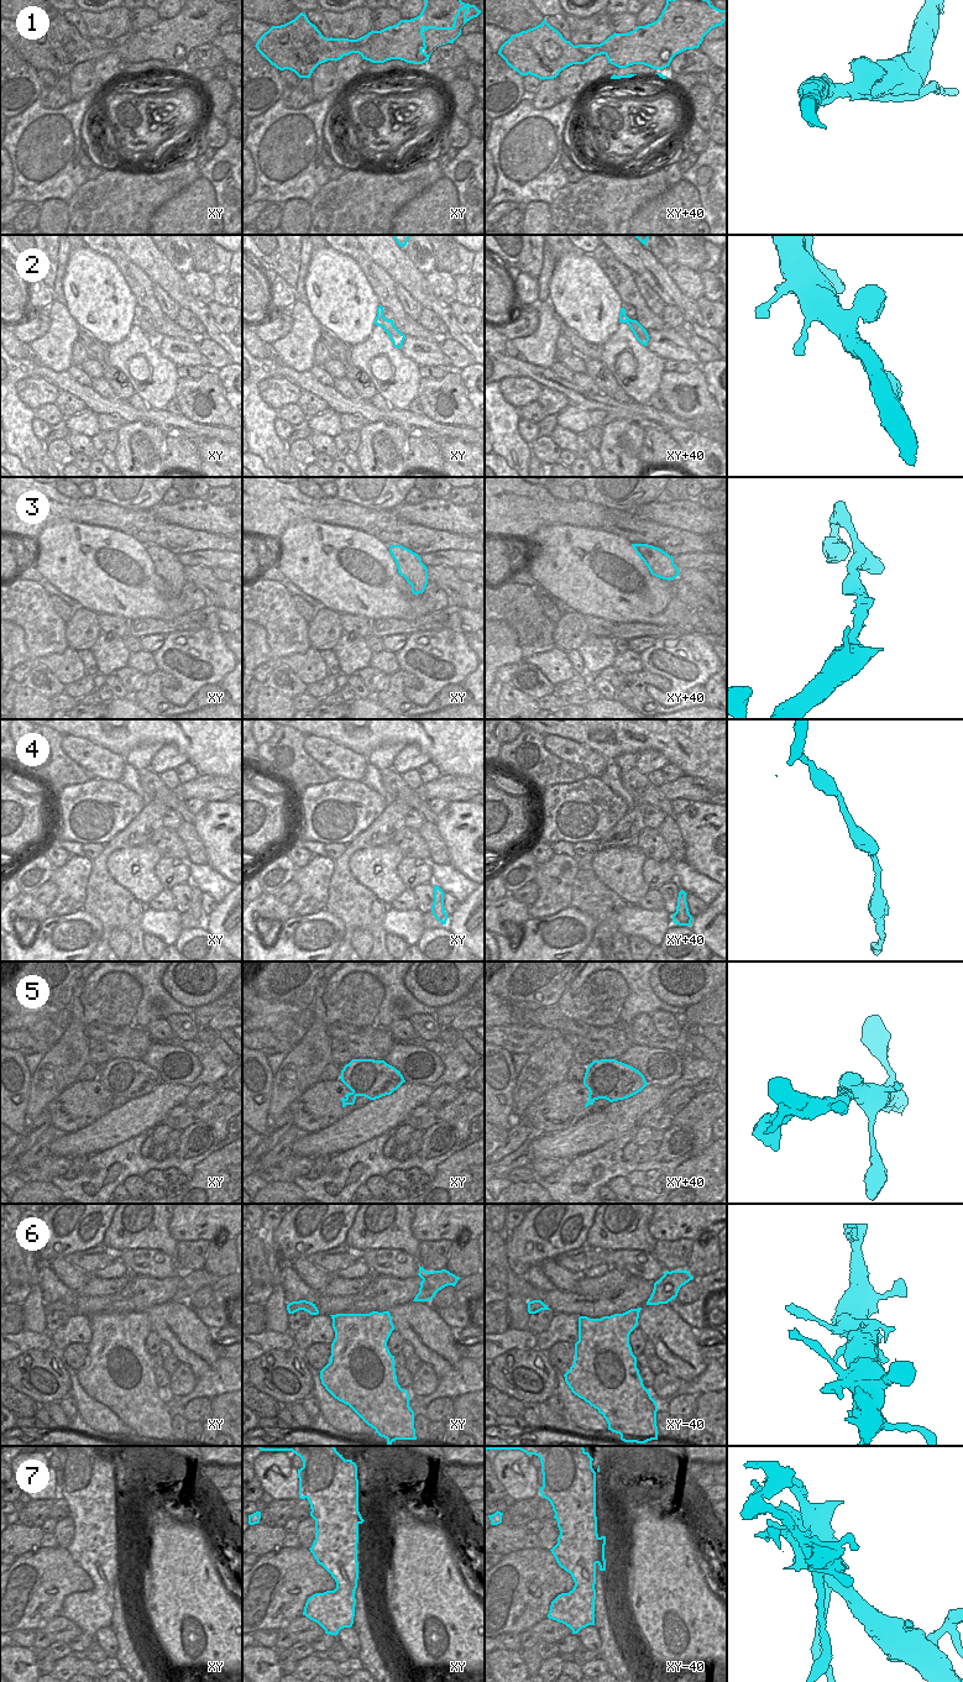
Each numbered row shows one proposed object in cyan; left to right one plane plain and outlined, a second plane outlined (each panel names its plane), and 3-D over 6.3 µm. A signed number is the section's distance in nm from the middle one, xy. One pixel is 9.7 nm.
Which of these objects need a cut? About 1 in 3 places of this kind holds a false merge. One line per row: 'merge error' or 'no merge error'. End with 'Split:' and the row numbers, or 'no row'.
1: merge error
2: no merge error
3: no merge error
4: no merge error
5: no merge error
6: no merge error
7: merge error
Split: 1, 7

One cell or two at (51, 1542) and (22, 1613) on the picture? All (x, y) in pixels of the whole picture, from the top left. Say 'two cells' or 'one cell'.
two cells

